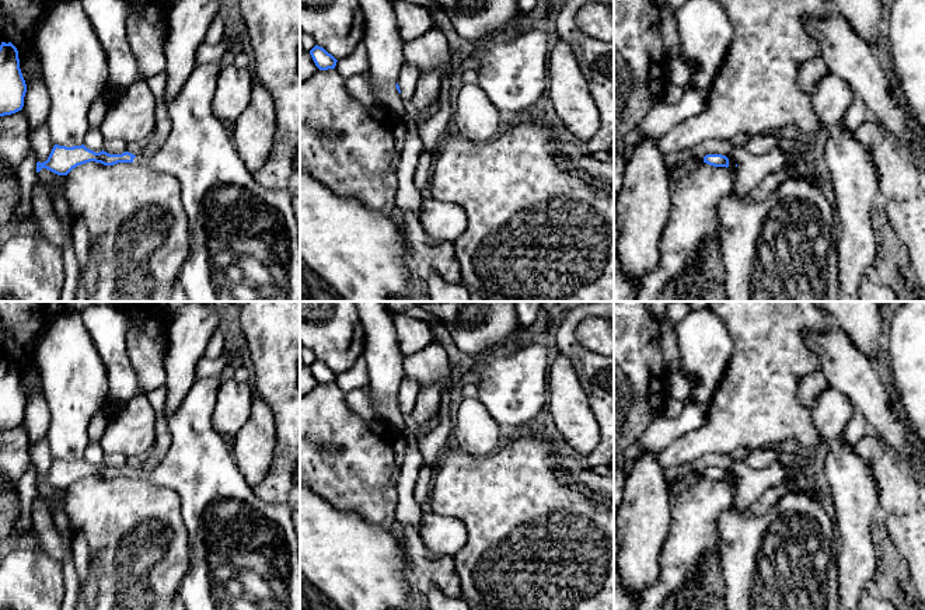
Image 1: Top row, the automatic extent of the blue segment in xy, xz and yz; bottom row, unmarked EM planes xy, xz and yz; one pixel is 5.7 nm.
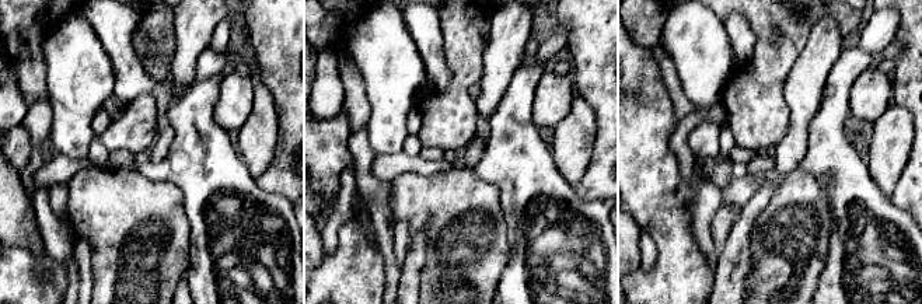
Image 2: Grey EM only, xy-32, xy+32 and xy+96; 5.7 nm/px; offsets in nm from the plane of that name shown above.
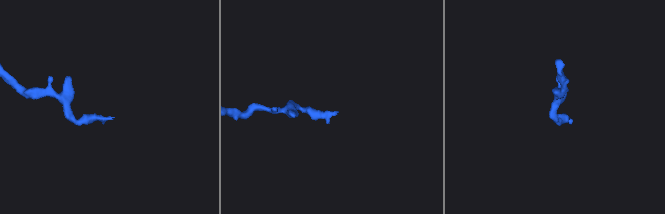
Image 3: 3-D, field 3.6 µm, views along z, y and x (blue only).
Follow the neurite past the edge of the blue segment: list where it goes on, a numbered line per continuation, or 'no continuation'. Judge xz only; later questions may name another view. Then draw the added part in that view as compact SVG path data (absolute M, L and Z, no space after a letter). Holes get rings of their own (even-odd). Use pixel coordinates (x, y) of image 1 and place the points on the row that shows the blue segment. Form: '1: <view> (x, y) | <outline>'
no continuation

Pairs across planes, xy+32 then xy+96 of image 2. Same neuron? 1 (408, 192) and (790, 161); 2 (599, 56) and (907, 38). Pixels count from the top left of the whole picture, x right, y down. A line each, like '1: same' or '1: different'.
1: different
2: same

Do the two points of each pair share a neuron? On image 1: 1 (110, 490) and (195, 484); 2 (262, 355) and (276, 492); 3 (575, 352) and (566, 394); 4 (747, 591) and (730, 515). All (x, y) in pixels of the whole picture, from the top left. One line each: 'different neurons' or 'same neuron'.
1: different neurons
2: same neuron
3: different neurons
4: same neuron

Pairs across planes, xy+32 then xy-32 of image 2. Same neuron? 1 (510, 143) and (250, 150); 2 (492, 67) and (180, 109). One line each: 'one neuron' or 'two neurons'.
1: two neurons
2: two neurons

